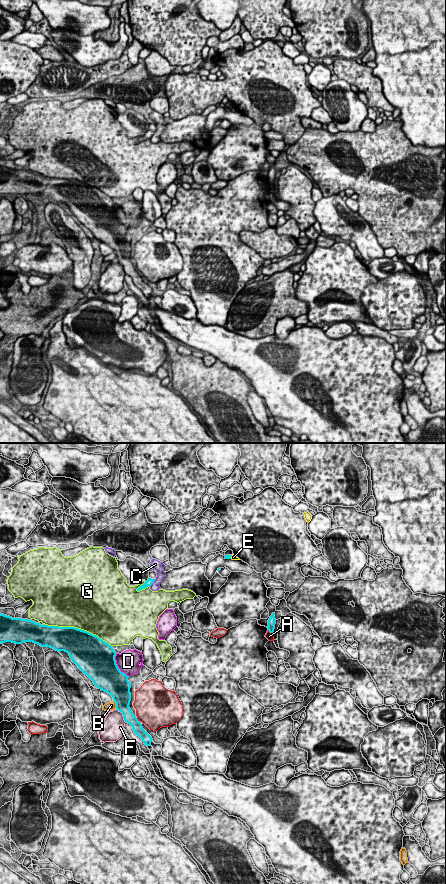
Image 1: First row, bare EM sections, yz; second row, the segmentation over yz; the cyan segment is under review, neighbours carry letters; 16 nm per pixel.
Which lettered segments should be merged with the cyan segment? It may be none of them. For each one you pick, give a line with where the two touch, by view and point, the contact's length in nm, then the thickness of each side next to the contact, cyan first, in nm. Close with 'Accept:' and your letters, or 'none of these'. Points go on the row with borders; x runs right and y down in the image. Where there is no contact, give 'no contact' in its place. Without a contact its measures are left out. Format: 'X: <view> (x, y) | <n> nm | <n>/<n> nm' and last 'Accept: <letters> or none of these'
Accept: none of these

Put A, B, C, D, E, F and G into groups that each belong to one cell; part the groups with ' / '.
A / B / C / D / E / F / G

